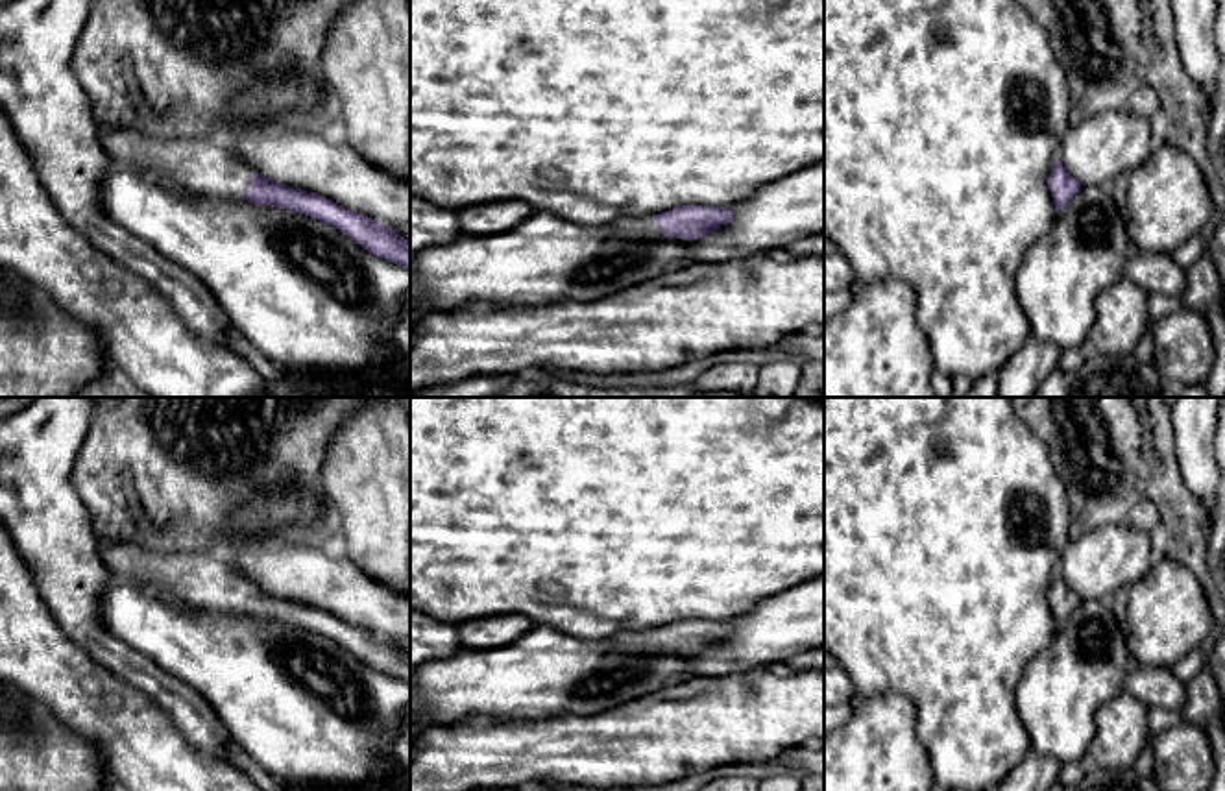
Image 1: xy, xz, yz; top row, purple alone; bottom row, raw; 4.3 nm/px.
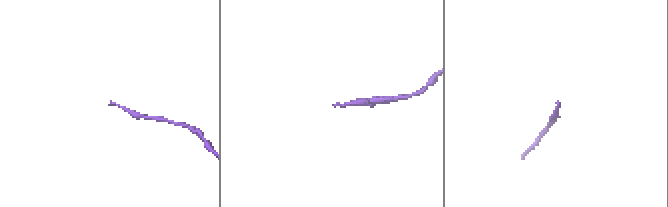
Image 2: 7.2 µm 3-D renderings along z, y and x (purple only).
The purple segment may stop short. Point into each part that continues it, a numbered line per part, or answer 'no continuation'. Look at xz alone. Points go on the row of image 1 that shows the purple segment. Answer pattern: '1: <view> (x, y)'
1: xz (645, 224)

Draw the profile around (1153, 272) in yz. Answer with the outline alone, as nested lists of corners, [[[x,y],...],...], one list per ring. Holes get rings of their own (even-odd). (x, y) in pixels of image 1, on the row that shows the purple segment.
[[[1131,246],[1123,262],[1123,274],[1144,292],[1158,292],[1181,298],[1186,288],[1186,270],[1171,255],[1142,251]]]

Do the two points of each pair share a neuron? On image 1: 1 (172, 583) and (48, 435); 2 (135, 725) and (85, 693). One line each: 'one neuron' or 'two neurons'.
1: two neurons
2: one neuron

